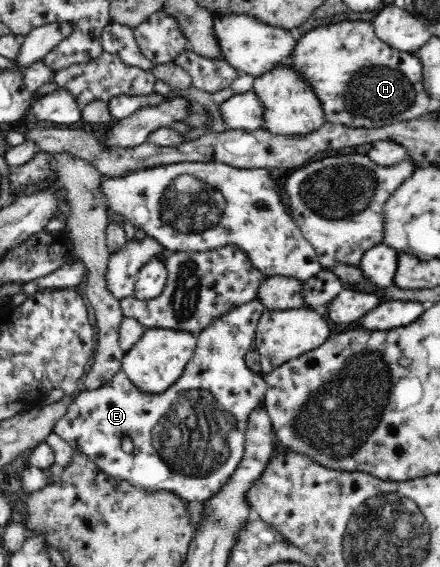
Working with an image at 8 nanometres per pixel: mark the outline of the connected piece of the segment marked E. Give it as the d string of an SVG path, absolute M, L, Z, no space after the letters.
M255 298L253 301L241 303L241 305L233 305L231 309L227 309L223 315L215 317L205 329L201 329L196 335L196 348L193 357L189 363L185 365L185 369L177 378L173 385L169 386L165 392L162 393L148 393L141 392L141 390L127 377L127 374L121 370L115 373L109 380L109 383L97 387L97 389L85 390L77 395L76 399L72 401L68 412L54 425L53 434L56 438L65 440L70 446L76 447L85 455L90 457L103 473L115 479L123 479L128 481L136 488L145 489L147 491L157 491L159 489L166 489L179 495L185 501L205 501L209 497L213 497L213 493L217 493L221 489L221 485L225 485L232 476L233 471L237 469L241 457L243 457L243 445L245 445L246 429L249 421L249 414L257 408L264 407L265 393L267 393L267 384L263 376L259 376L257 372L253 372L251 368L247 368L245 357L253 350L253 343L255 339L255 329L264 307L261 302Z

